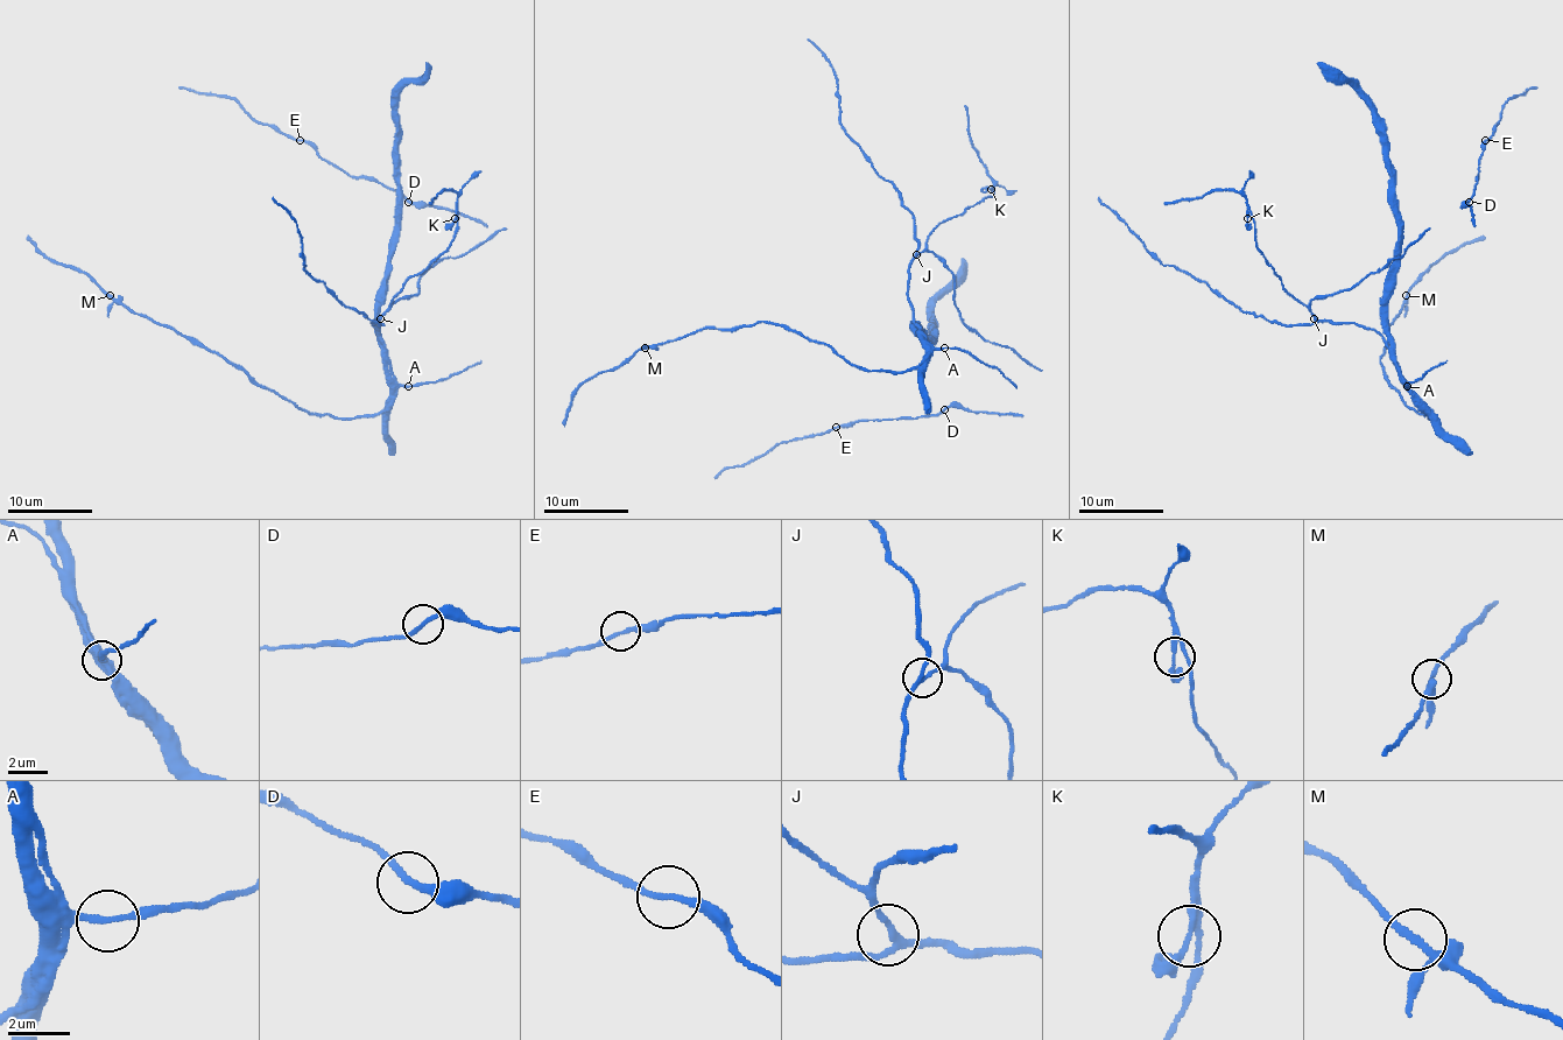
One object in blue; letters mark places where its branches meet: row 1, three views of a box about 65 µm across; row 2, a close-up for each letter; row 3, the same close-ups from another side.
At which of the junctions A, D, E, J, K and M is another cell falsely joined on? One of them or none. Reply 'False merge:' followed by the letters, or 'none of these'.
False merge: none of these

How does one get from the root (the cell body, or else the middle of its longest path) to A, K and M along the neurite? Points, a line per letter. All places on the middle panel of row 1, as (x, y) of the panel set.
A: (914, 259), (908, 272), (912, 318), (935, 348), (944, 348)
K: (914, 259), (924, 248), (927, 238), (944, 220), (992, 195), (991, 189)
M: (914, 259), (908, 297), (924, 360), (912, 370), (867, 371), (821, 342), (761, 321), (699, 329), (645, 348)

